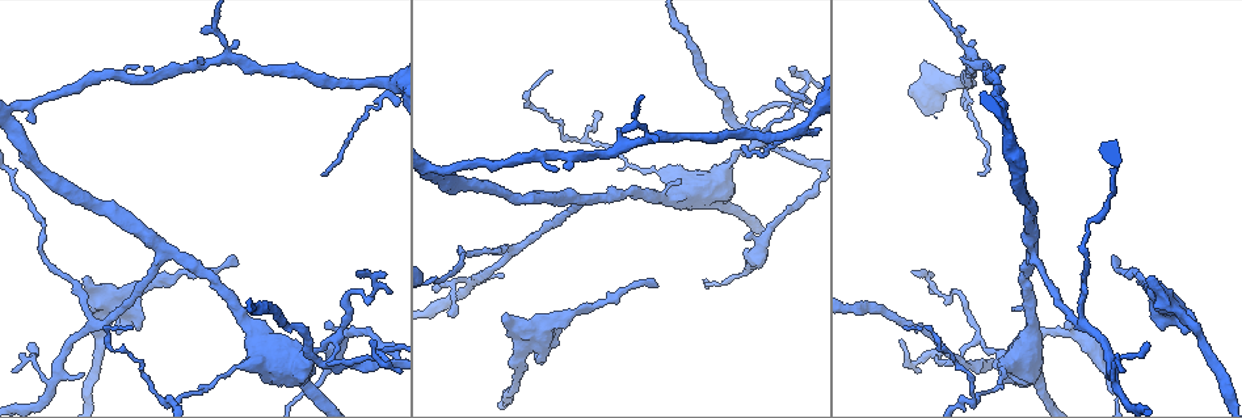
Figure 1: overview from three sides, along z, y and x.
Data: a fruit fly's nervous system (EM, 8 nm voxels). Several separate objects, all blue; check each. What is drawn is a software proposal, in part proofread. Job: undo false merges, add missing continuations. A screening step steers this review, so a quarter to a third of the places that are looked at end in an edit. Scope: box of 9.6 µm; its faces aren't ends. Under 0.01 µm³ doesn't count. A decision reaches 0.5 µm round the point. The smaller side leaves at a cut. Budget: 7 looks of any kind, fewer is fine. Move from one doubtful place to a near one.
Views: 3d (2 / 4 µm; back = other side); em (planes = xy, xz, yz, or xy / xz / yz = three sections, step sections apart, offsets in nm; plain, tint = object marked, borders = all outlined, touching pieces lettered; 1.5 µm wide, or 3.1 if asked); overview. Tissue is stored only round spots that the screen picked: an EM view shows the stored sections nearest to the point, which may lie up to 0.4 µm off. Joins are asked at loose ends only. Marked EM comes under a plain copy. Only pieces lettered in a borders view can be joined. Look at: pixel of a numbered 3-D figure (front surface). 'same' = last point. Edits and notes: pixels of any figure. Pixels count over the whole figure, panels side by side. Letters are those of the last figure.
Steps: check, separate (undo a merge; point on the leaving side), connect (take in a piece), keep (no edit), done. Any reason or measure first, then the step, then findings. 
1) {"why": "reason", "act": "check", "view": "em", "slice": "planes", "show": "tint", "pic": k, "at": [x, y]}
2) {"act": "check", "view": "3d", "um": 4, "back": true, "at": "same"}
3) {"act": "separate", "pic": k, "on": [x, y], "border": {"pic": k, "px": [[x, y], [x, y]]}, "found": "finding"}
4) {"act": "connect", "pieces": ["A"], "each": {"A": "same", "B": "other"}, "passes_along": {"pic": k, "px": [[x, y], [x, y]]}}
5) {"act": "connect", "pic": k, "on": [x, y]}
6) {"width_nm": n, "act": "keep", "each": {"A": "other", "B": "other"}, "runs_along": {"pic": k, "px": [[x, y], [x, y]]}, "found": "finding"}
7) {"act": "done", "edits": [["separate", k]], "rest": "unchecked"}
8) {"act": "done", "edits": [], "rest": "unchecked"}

{"why": "thin end", "act": "check", "view": "3d", "um": 4, "pic": 1, "at": [322, 174]}

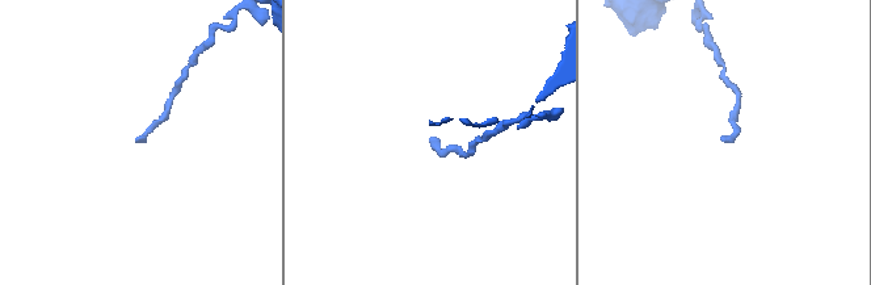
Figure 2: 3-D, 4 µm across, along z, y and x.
{"why": "need the tissue", "act": "check", "view": "em", "slice": "planes", "show": "tint", "pic": 2, "at": [722, 139]}

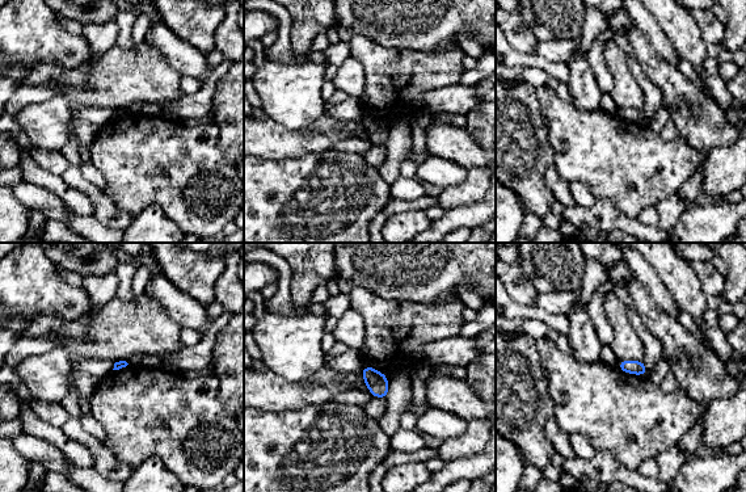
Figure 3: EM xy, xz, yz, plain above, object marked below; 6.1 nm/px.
{"why": "what lies round it", "act": "check", "view": "em", "slice": "planes", "show": "borders", "at": "same"}

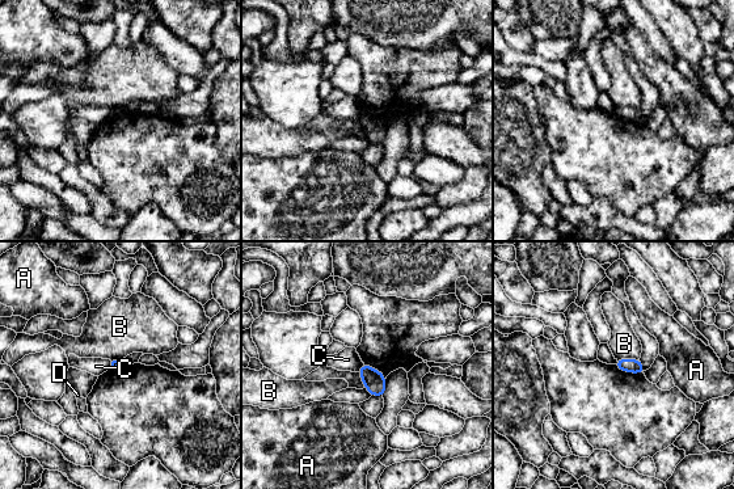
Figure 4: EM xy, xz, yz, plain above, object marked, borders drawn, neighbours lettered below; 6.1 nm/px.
{"act": "keep", "each": {"A": "other", "B": "other", "C": "other", "D": "other"}, "found": "none of them fits"}

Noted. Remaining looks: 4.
{"why": "a narrow waist", "act": "check", "view": "em", "slice": "planes", "show": "borders", "pic": 1, "at": [752, 126]}

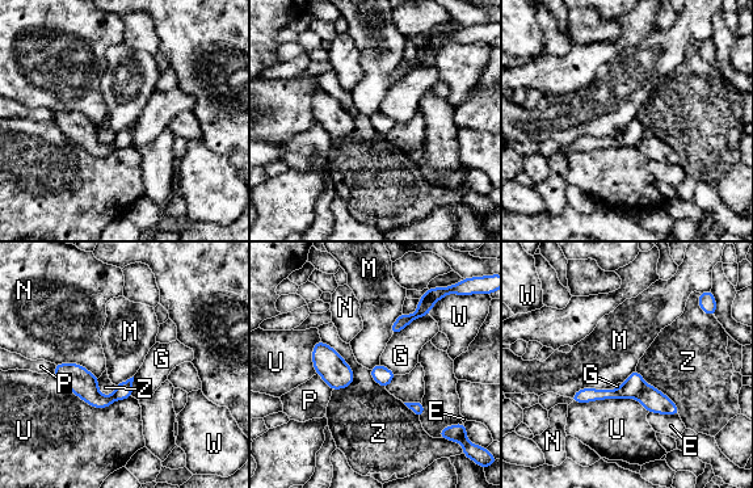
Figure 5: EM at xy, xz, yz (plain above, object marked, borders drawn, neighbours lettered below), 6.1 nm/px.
{"width_nm": 100, "act": "separate", "pic": 5, "on": [653, 400], "each": {"E": "other", "G": "other", "M": "other", "N": "other", "P": "other", "U": "other", "W": "other", "Z": "other"}, "border": {"pic": 5, "px": [[646, 385], [635, 396]]}, "found": "a second cell is stuck on"}

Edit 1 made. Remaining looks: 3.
{"act": "done", "edits": [["separate", 5]], "rest": "unchecked"}

